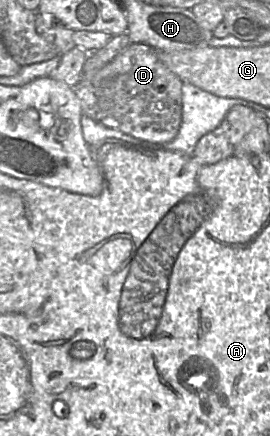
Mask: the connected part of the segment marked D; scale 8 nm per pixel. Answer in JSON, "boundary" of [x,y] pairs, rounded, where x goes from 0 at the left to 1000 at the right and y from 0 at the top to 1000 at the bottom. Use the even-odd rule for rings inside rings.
{"boundary":[[[489,96],[370,158],[337,188],[300,181],[270,202],[300,236],[304,264],[500,317],[563,328],[611,328],[641,321],[667,294],[674,195],[667,179],[593,140],[578,112],[533,99]]]}

